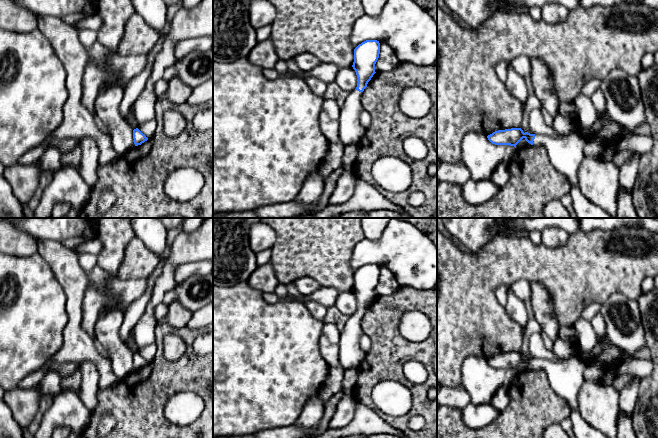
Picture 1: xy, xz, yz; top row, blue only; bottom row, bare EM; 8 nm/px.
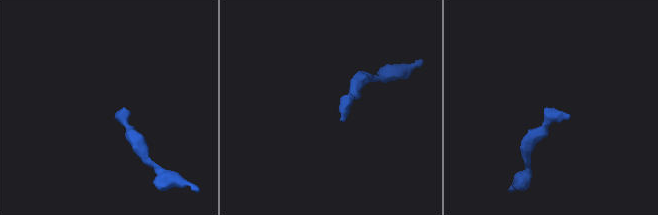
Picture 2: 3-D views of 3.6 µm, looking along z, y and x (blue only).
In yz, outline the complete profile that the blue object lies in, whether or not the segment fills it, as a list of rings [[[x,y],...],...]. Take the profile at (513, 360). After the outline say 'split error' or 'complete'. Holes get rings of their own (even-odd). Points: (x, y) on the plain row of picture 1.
[[[511,352],[495,355],[487,362],[492,368],[510,369],[515,372],[523,362],[531,369],[544,370],[553,391],[565,400],[571,409],[578,411],[577,396],[586,368],[581,358],[574,355],[567,360],[553,361],[524,357],[521,352]]] | split error

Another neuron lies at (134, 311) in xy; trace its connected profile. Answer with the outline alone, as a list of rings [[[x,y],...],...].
[[[165,259],[160,260],[155,270],[147,276],[148,287],[139,299],[136,299],[124,309],[123,322],[119,330],[120,338],[122,341],[126,341],[129,333],[134,329],[139,319],[143,316],[148,301],[151,297],[155,280],[160,276],[162,268],[165,264]]]

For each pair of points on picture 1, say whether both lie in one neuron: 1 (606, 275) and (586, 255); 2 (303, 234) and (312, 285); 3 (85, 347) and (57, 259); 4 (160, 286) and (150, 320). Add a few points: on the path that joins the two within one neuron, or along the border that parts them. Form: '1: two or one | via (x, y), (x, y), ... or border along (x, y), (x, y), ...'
1: one | via (601, 270), (591, 260)
2: two | border along (295, 281), (311, 277), (321, 285)
3: one | via (74, 325), (73, 281)
4: one | via (157, 294), (151, 305), (150, 312)

